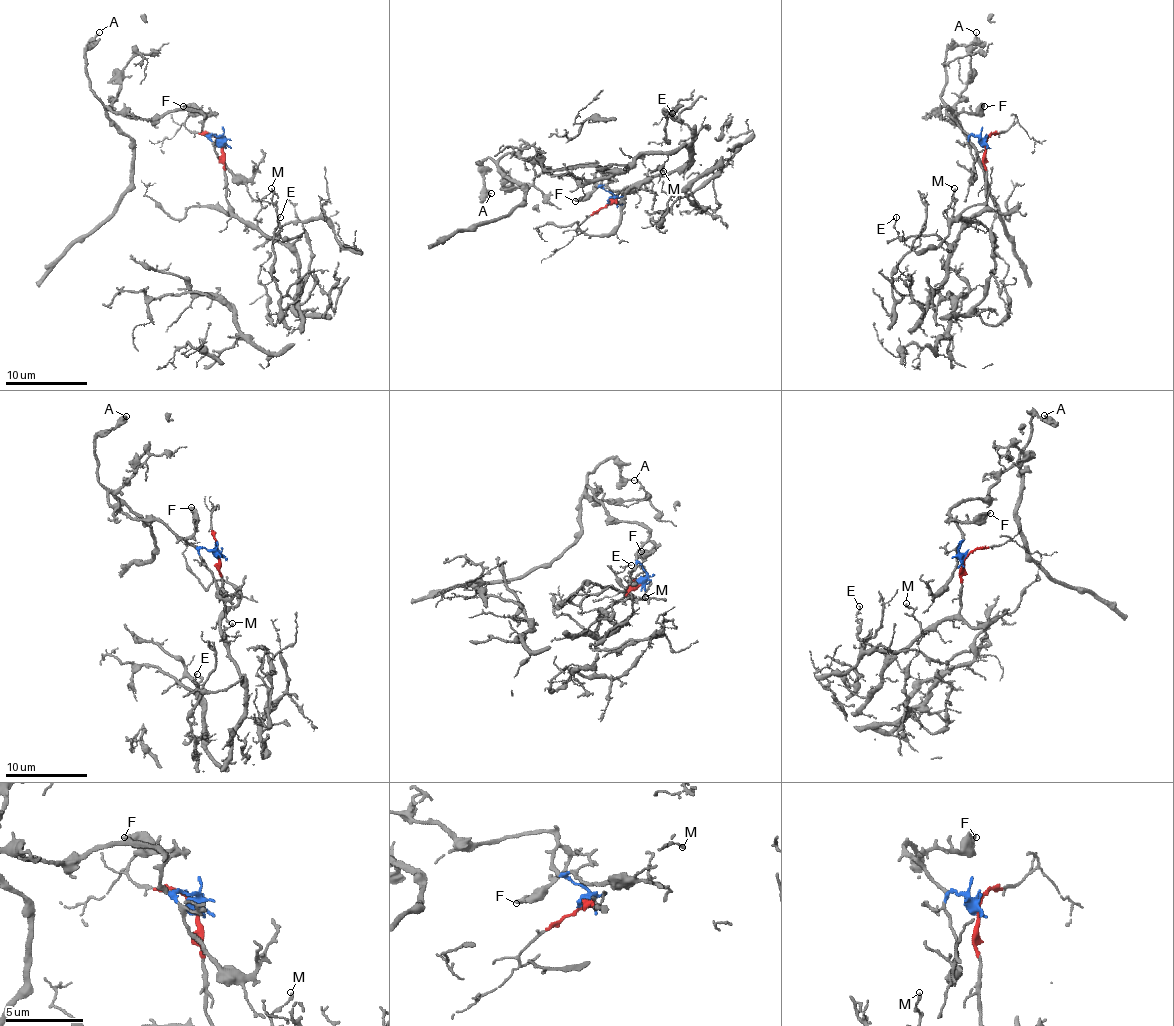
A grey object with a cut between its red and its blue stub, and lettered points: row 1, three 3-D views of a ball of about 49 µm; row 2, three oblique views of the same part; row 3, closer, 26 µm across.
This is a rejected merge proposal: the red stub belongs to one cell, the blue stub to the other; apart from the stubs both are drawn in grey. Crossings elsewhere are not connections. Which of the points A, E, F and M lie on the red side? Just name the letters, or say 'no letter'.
E, M

